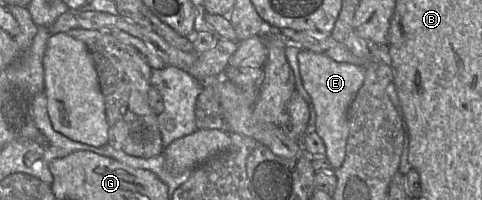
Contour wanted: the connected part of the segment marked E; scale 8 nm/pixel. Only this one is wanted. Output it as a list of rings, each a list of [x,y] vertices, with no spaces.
[[[302,49],[298,54],[299,70],[303,86],[315,110],[313,129],[323,140],[325,156],[334,169],[338,169],[345,158],[349,125],[348,109],[361,88],[365,78],[365,67],[350,63],[337,62],[325,55]]]

